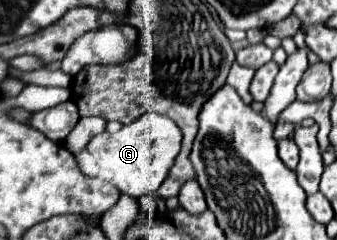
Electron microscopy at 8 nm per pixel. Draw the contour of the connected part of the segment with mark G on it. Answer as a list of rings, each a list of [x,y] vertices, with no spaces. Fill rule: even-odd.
[[[147,112],[139,120],[123,126],[119,132],[111,134],[109,142],[99,154],[99,174],[103,182],[111,182],[123,194],[131,198],[141,198],[145,194],[157,192],[165,180],[177,152],[181,148],[181,130],[167,116]]]

